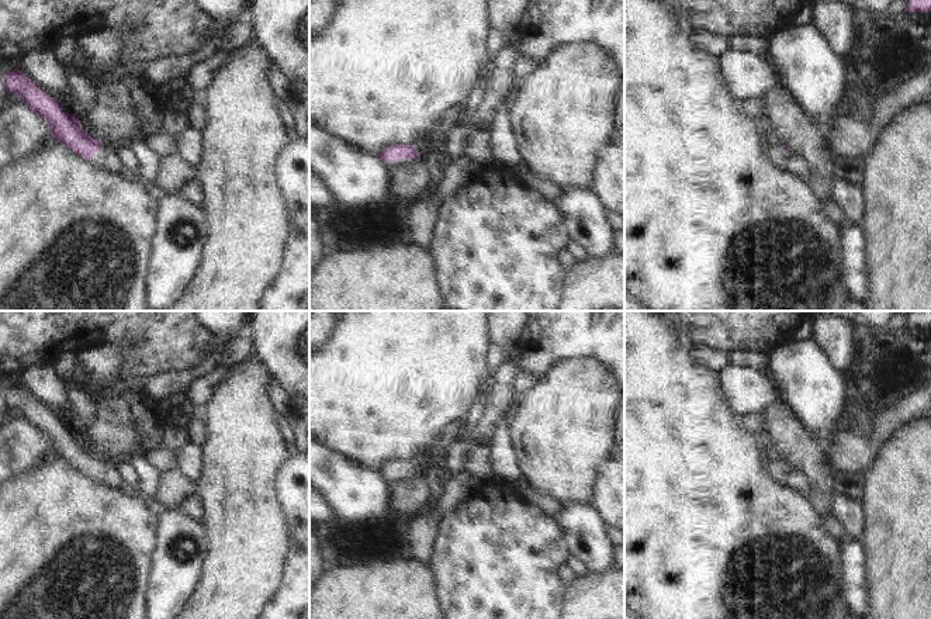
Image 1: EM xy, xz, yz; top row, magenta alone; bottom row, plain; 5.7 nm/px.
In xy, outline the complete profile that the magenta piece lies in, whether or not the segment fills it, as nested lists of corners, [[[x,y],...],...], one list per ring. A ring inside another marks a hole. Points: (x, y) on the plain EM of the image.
[[[18,384],[4,390],[6,407],[21,412],[23,418],[35,429],[41,430],[51,443],[52,452],[70,463],[75,468],[91,476],[114,488],[125,485],[120,471],[118,460],[101,459],[93,454],[80,440],[76,429],[62,425],[58,415],[46,409],[38,400]]]

